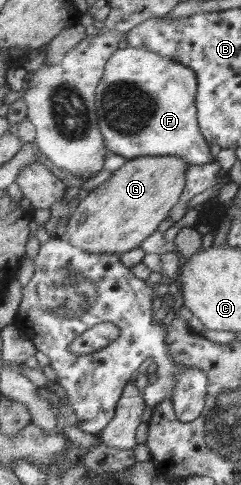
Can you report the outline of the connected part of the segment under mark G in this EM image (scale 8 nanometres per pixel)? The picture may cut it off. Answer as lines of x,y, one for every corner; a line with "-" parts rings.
146,156
129,159
104,183
80,201
70,217
61,240
91,254
131,252
156,231
157,224
167,218
172,206
184,190
187,164
176,156

